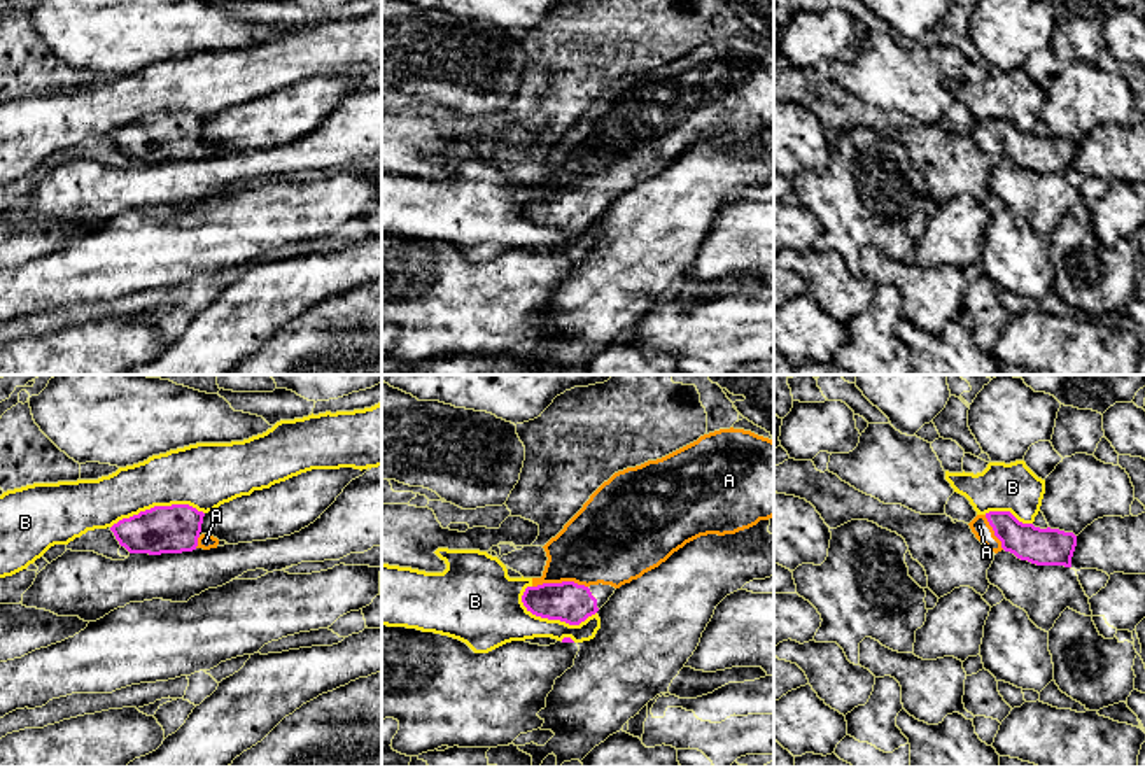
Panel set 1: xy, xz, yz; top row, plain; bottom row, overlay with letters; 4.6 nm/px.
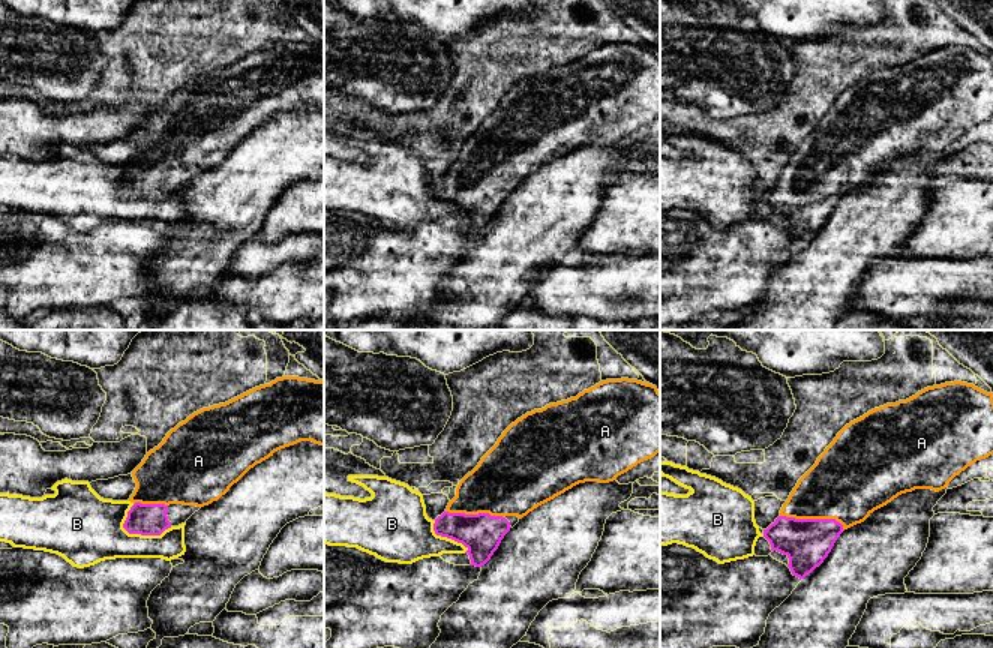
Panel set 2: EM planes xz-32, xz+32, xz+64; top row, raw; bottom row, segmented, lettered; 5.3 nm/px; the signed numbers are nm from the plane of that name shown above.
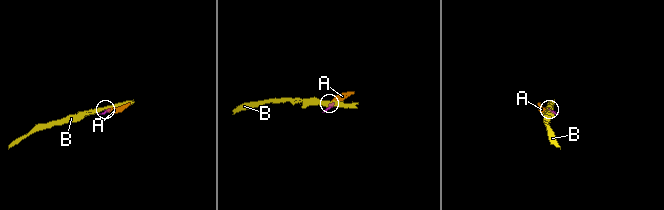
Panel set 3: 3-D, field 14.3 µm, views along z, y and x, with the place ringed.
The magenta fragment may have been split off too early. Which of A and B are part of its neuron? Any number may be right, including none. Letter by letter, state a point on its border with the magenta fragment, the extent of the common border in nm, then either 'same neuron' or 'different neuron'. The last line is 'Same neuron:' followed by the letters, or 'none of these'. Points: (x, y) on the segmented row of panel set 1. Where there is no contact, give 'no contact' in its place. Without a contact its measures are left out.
A: xz (559, 584) | 260 nm | same neuron
B: xz (555, 619) | 360 nm | different neuron
Same neuron: A

